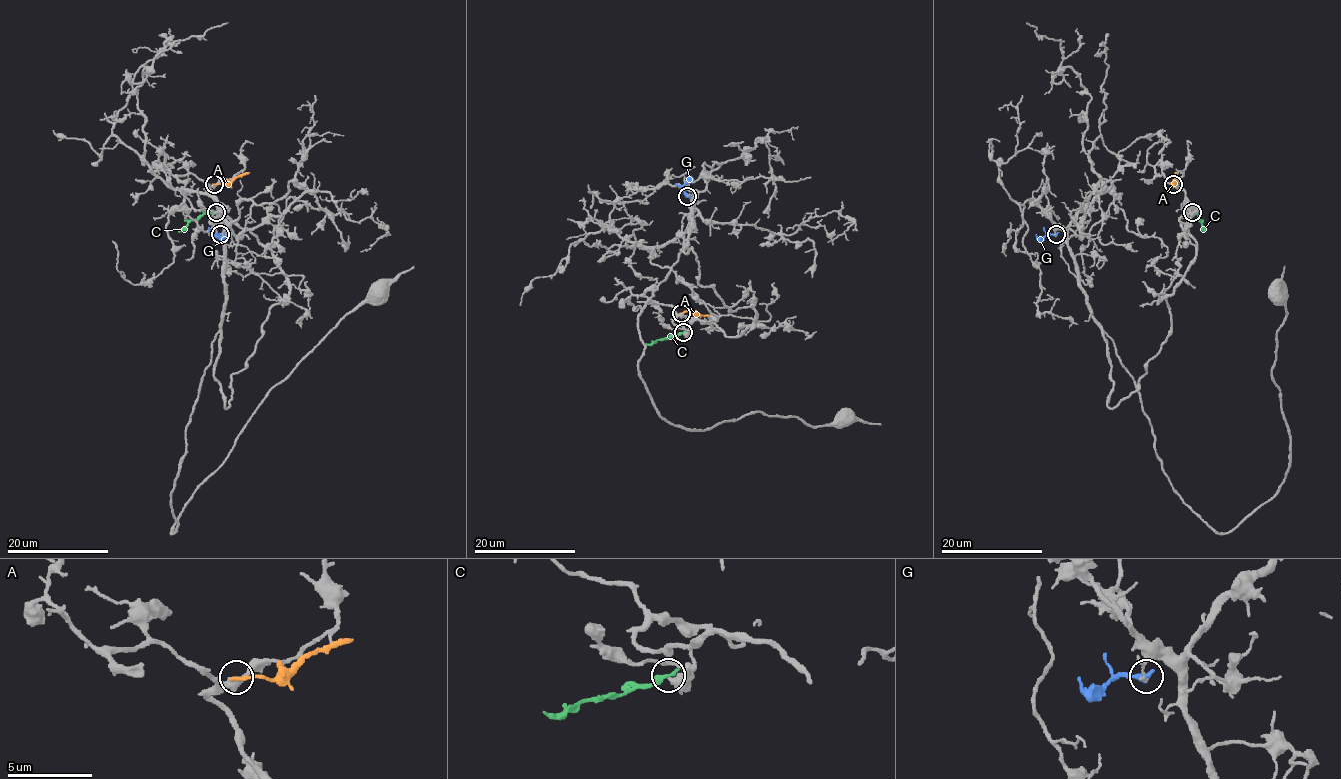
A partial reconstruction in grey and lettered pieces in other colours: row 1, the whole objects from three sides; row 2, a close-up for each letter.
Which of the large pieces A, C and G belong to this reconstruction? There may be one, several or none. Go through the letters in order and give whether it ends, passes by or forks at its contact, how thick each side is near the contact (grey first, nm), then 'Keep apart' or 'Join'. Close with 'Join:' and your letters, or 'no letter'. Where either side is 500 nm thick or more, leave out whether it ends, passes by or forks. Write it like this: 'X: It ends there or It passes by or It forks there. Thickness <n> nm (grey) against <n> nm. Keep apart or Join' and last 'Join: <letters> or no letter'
A: It ends there. Thickness 440 nm (grey) against 260 nm. Keep apart
C: Thickness 500 nm (grey) against 360 nm. Keep apart
G: It ends there. Thickness 150 nm (grey) against 460 nm. Keep apart
Join: no letter

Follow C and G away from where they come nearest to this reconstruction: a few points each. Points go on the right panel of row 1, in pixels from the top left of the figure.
C: (1193, 212), (1198, 215), (1203, 231)
G: (1056, 234), (1038, 238), (1036, 234)

